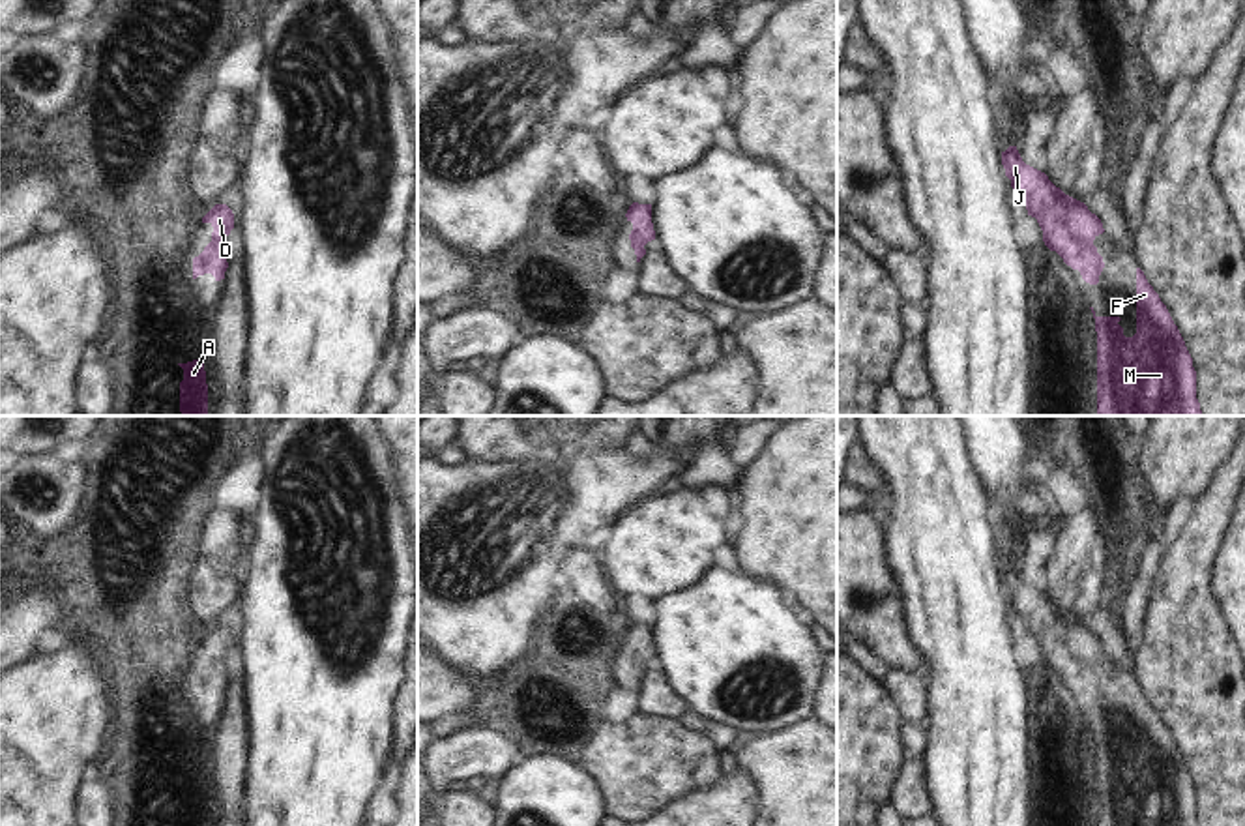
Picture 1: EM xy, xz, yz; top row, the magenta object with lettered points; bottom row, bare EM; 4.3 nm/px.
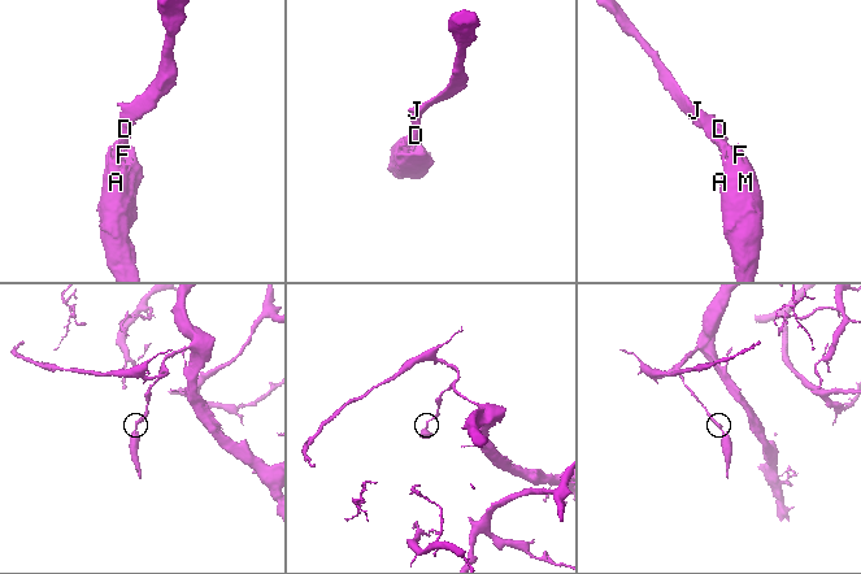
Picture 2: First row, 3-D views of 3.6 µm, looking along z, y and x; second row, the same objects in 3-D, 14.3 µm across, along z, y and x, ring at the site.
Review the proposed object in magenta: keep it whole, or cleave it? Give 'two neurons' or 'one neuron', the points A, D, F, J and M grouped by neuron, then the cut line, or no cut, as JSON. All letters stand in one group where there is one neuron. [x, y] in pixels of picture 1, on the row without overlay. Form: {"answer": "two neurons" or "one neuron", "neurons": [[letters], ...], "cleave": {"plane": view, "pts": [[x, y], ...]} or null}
{"answer": "one neuron", "neurons": [["A", "D", "F", "J", "M"]], "cleave": null}

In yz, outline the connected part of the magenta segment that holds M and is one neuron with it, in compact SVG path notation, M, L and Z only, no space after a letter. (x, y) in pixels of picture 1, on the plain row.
M1136 687L1136 753L1133 757L1123 755L1120 736L1097 736L1093 727L1090 729L1097 751L1097 826L1200 826L1193 777L1166 725L1140 687Z

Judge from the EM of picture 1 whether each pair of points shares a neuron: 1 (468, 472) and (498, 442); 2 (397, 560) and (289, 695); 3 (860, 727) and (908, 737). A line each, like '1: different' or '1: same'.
1: different
2: same
3: different

